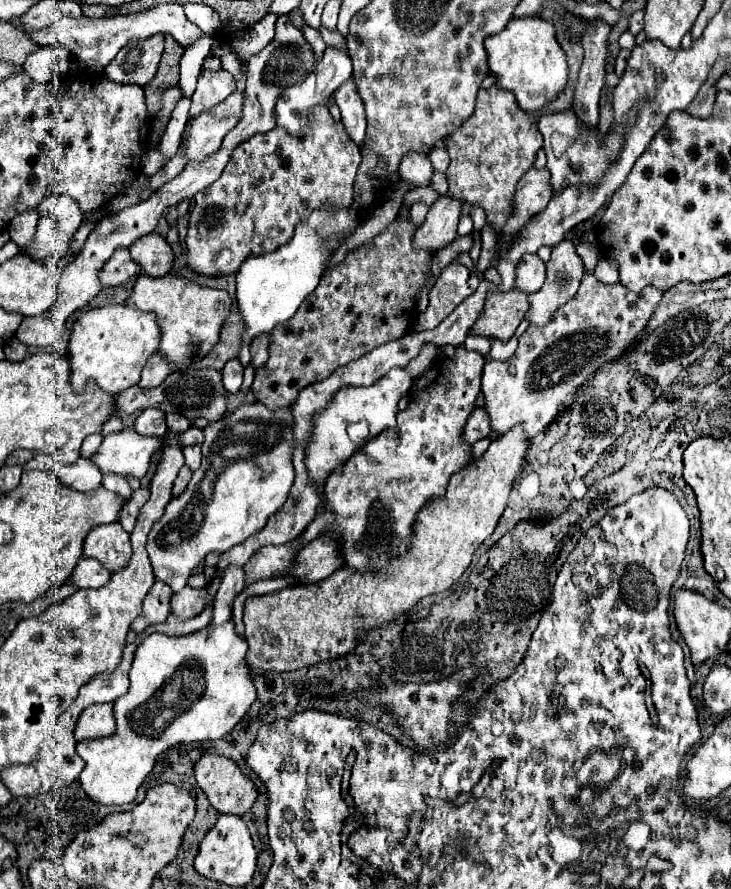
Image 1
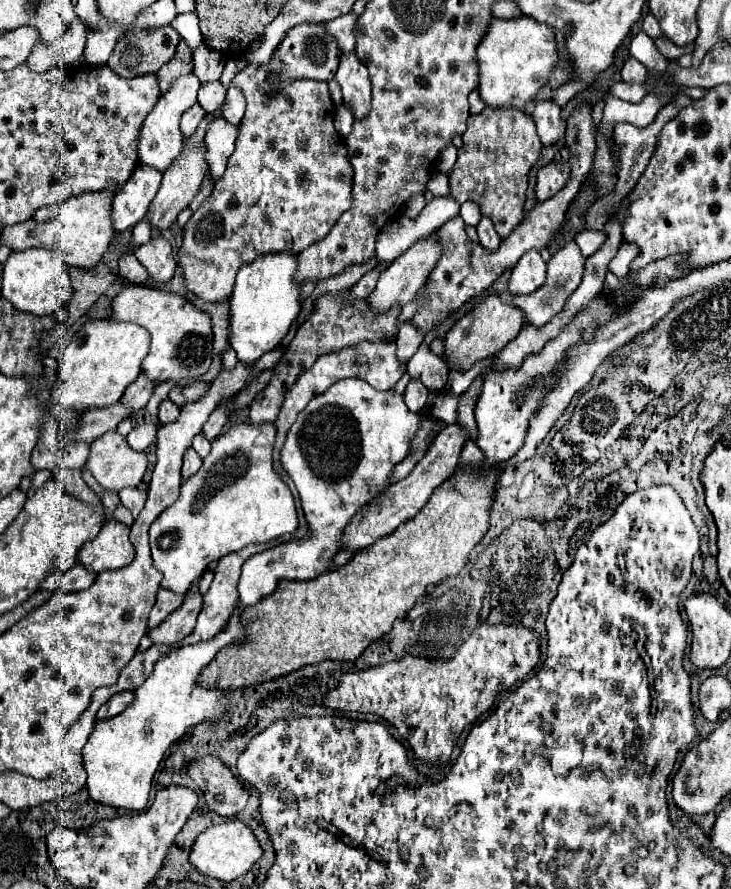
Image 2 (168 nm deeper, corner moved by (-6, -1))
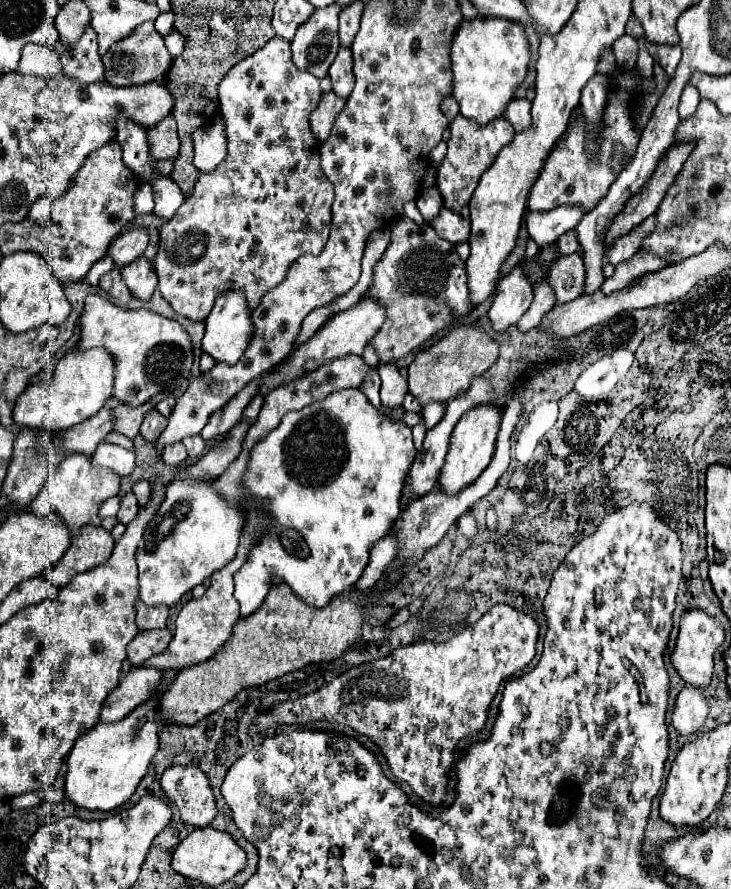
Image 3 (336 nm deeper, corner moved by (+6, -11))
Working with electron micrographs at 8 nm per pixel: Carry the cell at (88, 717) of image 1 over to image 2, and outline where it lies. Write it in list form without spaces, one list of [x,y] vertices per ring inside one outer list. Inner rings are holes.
[[[125,691],[125,693],[117,693],[113,695],[97,713],[97,719],[111,719],[119,713],[123,713],[127,709],[129,703],[133,703],[135,699],[135,691]]]

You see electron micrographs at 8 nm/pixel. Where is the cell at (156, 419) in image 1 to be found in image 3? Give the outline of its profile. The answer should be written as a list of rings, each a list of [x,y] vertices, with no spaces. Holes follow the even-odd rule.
[[[99,443],[97,451],[93,453],[93,461],[101,467],[109,467],[117,471],[119,475],[129,475],[135,467],[135,453],[129,449],[123,449],[113,443]]]

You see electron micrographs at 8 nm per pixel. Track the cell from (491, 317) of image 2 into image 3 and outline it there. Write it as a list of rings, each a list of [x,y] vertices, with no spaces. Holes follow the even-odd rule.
[[[477,325],[453,327],[443,339],[433,343],[431,347],[419,351],[409,365],[409,393],[419,399],[421,405],[429,401],[447,401],[457,393],[469,389],[471,377],[485,373],[499,355],[499,343],[491,339]]]

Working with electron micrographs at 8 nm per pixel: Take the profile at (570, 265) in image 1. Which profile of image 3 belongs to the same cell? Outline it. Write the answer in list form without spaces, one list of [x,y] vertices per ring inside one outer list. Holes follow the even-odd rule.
[[[541,279],[533,285],[533,303],[529,307],[529,311],[519,319],[517,327],[519,331],[529,331],[529,329],[535,329],[541,325],[543,317],[555,307],[557,299],[555,299],[555,291],[553,287],[549,285],[547,279]]]

